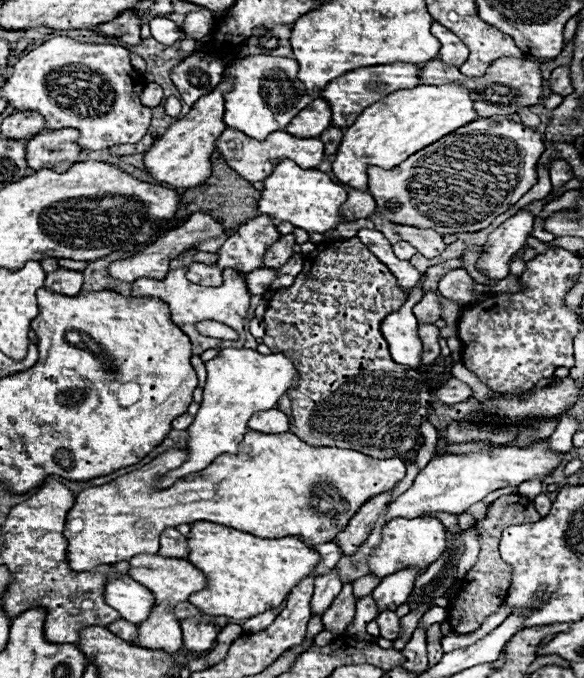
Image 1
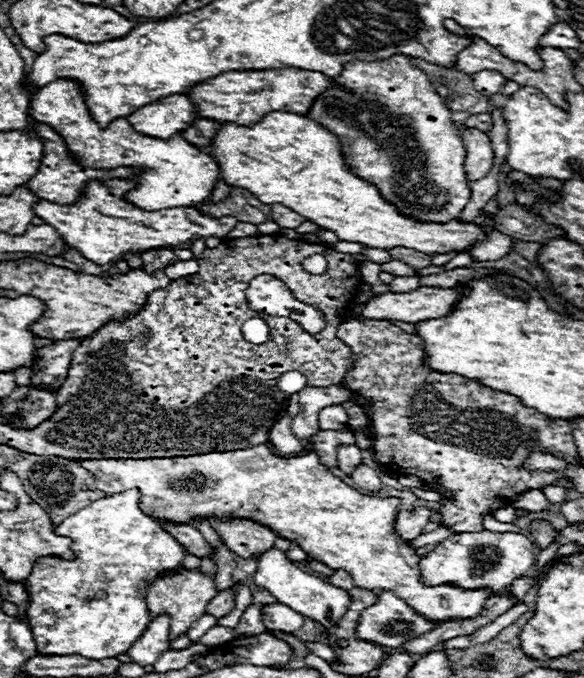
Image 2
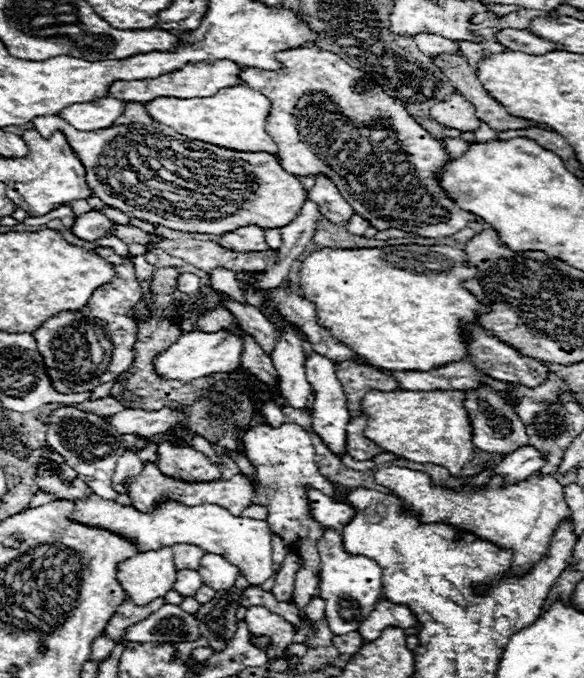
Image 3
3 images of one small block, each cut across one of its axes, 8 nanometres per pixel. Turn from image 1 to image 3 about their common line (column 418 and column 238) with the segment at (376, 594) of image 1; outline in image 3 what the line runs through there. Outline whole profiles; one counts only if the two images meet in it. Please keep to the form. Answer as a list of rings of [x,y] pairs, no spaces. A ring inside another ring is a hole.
[[[204,552],[200,566],[198,566],[198,574],[202,576],[206,586],[214,590],[226,590],[236,582],[236,578],[240,576],[240,570],[228,560],[224,560],[222,556]]]

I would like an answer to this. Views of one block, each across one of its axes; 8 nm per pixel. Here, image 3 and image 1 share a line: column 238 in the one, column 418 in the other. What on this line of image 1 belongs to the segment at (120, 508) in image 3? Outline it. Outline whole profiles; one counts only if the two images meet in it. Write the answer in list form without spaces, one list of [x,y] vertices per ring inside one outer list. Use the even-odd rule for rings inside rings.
[[[418,516],[412,520],[394,518],[382,526],[380,544],[370,552],[368,568],[370,568],[370,574],[378,578],[394,574],[402,568],[426,570],[430,564],[434,564],[442,556],[444,550],[446,550],[446,532],[438,518],[432,518],[432,516]]]

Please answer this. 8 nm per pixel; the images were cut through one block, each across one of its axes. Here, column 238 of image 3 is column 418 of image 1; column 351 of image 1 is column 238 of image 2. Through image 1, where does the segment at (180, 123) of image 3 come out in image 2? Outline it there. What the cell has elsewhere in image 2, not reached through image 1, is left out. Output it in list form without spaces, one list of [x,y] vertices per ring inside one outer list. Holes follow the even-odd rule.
[[[270,112],[252,128],[244,128],[232,122],[222,124],[222,130],[214,138],[214,158],[222,170],[222,180],[228,182],[230,186],[246,188],[252,192],[260,202],[264,204],[284,204],[296,214],[304,216],[306,220],[318,224],[324,230],[334,232],[340,240],[348,242],[360,242],[370,248],[380,248],[380,250],[392,250],[392,248],[414,248],[418,252],[424,252],[428,256],[438,256],[438,254],[450,254],[450,252],[462,252],[470,248],[470,256],[476,262],[488,262],[488,260],[500,260],[502,256],[510,254],[514,246],[514,238],[500,234],[498,230],[486,232],[482,224],[476,222],[460,222],[458,218],[438,224],[438,222],[418,222],[414,218],[408,218],[398,212],[394,204],[382,198],[380,190],[358,178],[348,162],[346,156],[342,154],[342,144],[338,136],[328,132],[324,126],[318,122],[290,114],[290,112]]]

